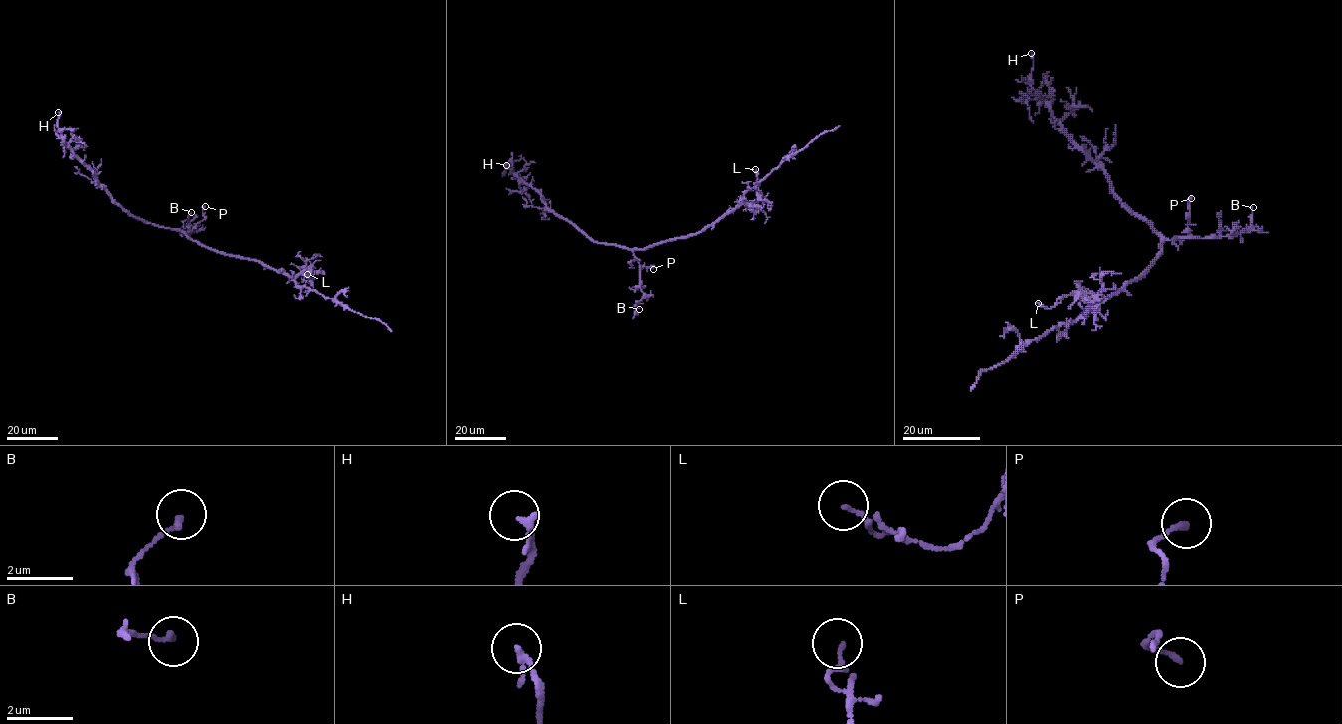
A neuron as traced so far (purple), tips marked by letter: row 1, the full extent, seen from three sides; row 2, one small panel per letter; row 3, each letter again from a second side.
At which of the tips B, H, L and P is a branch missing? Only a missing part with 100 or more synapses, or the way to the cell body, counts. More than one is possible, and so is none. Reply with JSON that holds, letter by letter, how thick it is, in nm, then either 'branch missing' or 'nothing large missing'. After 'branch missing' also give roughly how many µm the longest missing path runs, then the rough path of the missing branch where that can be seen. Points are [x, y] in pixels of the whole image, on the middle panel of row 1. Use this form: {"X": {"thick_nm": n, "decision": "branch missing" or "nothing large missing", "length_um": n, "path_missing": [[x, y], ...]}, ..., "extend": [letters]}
{"B": {"thick_nm": 180, "decision": "nothing large missing"}, "H": {"thick_nm": 220, "decision": "nothing large missing"}, "L": {"thick_nm": 100, "decision": "nothing large missing"}, "P": {"thick_nm": 160, "decision": "nothing large missing"}, "extend": []}

